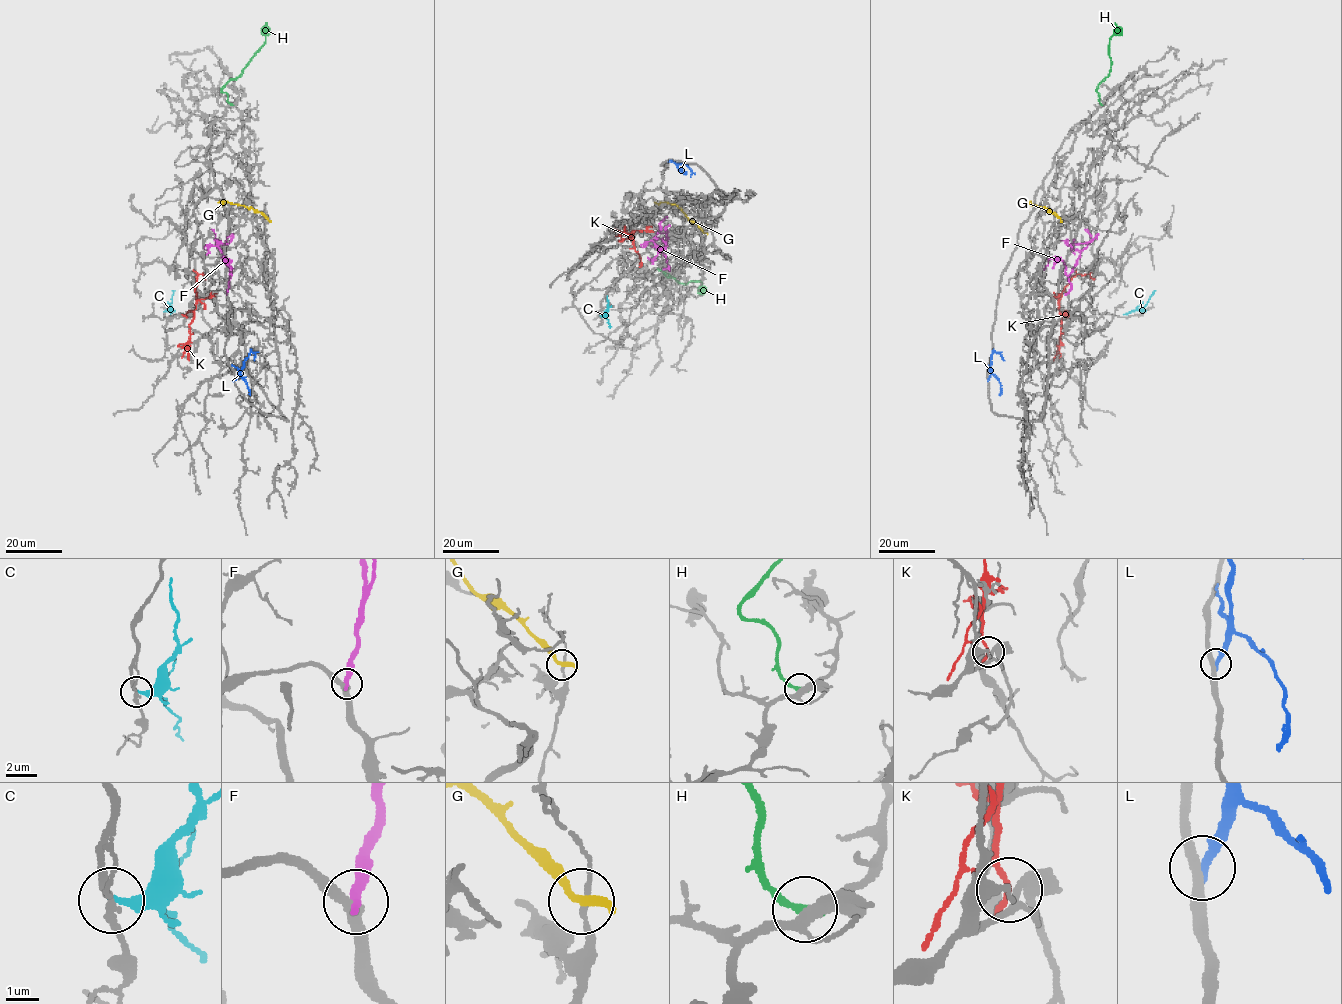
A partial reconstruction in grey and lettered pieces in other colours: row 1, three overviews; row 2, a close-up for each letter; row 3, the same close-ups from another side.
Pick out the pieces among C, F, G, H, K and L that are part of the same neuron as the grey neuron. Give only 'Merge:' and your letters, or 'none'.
Merge: C, F

